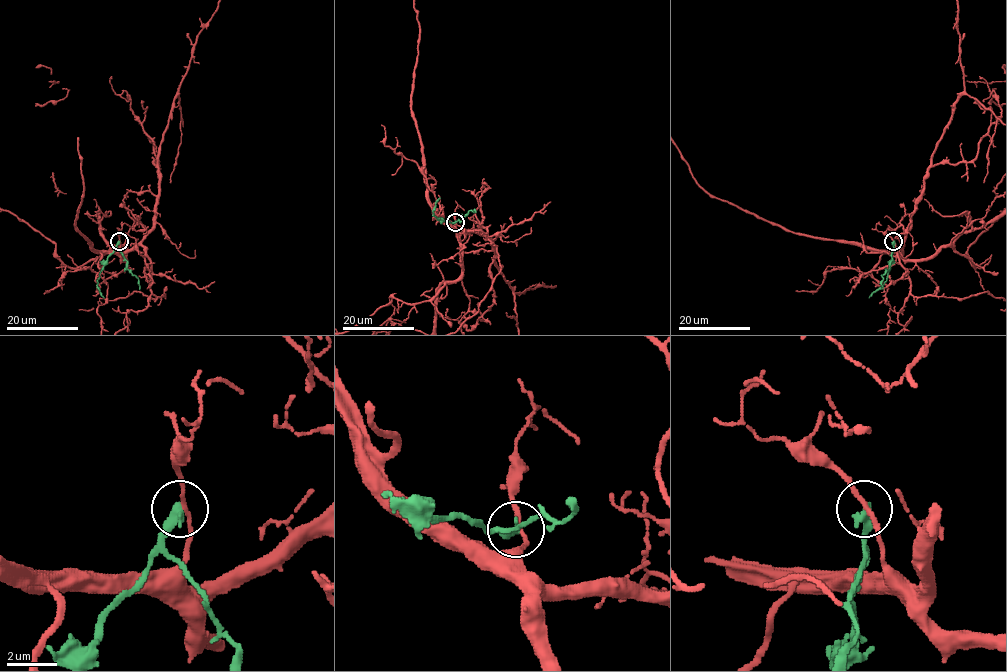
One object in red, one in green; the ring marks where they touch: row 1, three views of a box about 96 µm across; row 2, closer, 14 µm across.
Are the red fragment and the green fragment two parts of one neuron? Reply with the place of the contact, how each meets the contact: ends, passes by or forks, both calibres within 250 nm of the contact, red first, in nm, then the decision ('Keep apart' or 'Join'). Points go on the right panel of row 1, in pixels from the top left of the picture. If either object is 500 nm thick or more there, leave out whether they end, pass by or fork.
Place: (893, 241). At the ring red passes by. At the ring green ends. Thickness 150 nm (red) against 400 nm. Keep apart

